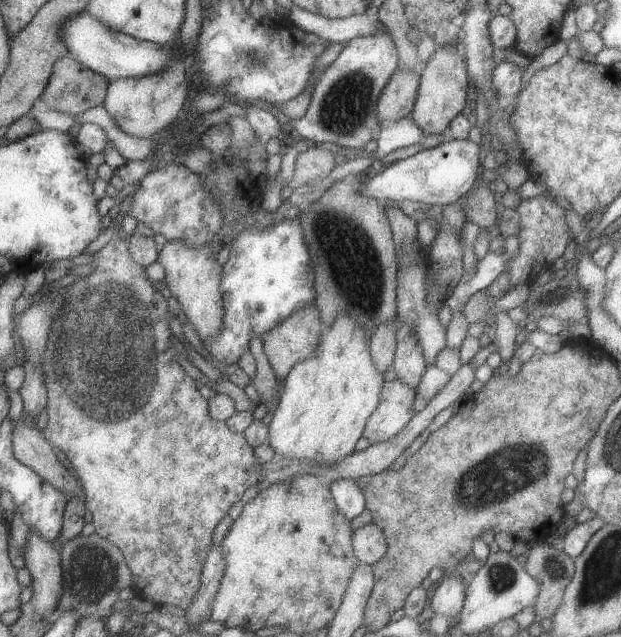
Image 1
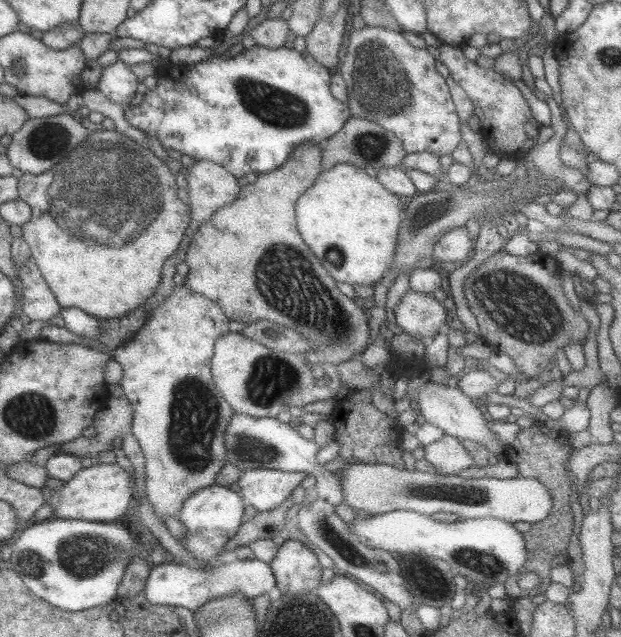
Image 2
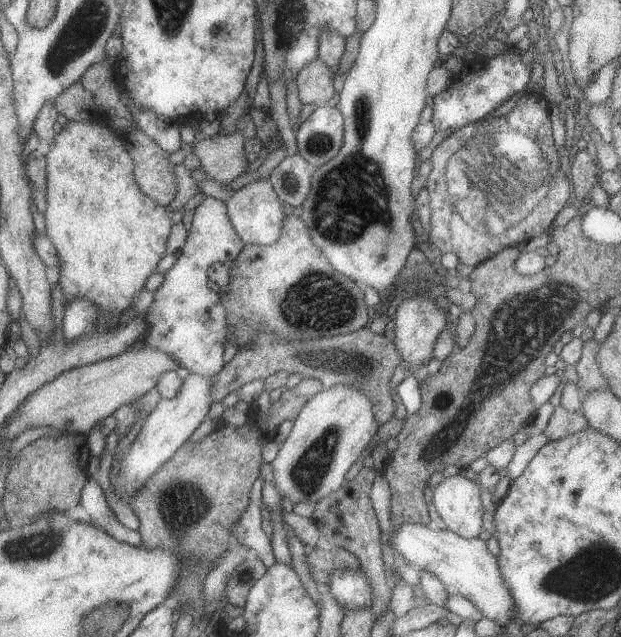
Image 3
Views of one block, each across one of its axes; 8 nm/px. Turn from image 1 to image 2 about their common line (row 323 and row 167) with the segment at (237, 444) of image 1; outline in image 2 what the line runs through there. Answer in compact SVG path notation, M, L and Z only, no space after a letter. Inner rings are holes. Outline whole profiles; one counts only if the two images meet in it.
M102 128L97 132L91 132L91 136L88 139L82 140L74 150L70 150L66 154L66 158L62 158L50 170L37 175L23 173L17 180L17 188L19 199L26 202L32 209L32 218L21 226L22 237L29 244L31 256L34 258L38 270L42 272L44 280L48 283L61 308L79 308L86 314L102 319L125 316L128 312L136 310L138 306L142 306L156 292L156 288L158 288L162 280L166 260L178 250L186 229L191 223L191 209L177 197L179 188L176 184L176 174L172 174L168 165L146 145L134 144L132 140L126 137ZM86 230L100 230L100 232L102 230L106 230L106 232L110 230L110 234L116 234L116 240L120 238L120 240L124 240L124 244L122 244L122 248L118 248L118 246L106 246L106 242L86 242Z

